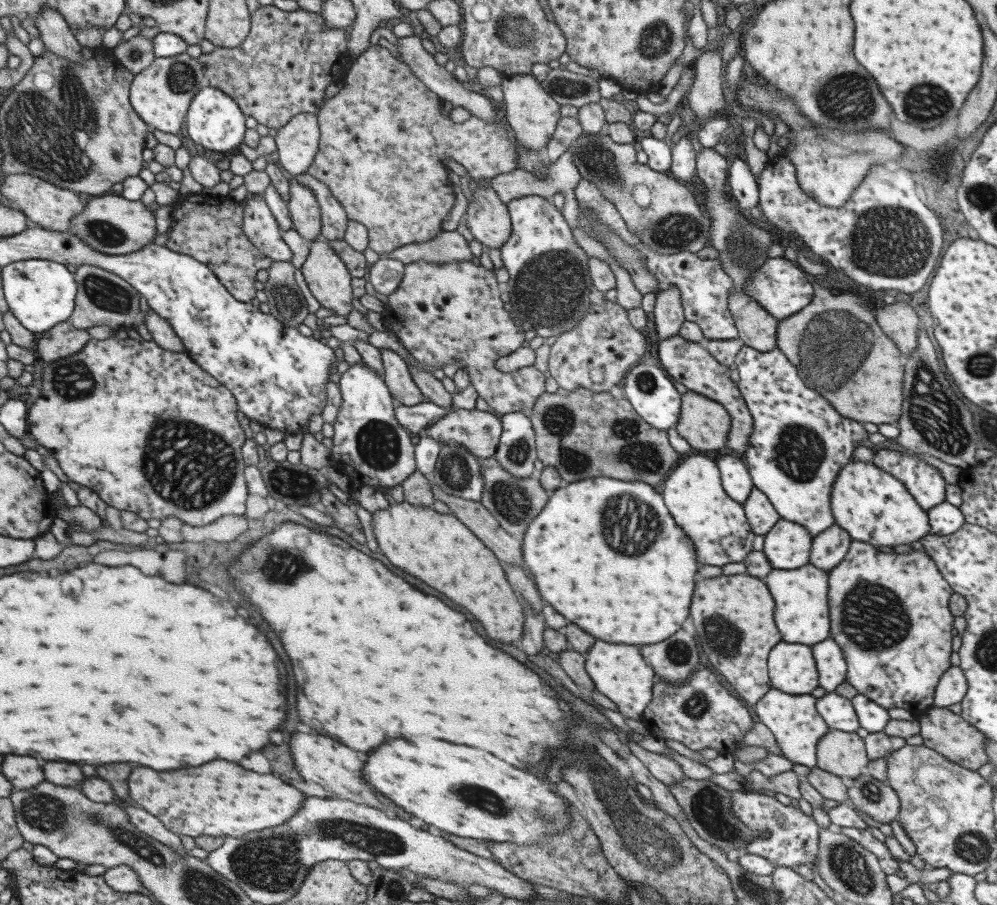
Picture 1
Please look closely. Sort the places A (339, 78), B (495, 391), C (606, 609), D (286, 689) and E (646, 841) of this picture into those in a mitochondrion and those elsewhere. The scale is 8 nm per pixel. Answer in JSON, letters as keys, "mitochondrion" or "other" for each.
{"A":"other","B":"other","C":"other","D":"other","E":"mitochondrion"}

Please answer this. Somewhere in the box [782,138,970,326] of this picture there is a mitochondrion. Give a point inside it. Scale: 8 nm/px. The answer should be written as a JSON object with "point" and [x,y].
{"point":[884,244]}

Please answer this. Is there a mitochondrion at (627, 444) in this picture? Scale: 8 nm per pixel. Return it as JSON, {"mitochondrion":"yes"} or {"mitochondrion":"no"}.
{"mitochondrion":"yes"}

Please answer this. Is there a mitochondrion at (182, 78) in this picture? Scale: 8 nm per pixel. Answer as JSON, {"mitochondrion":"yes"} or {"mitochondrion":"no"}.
{"mitochondrion":"yes"}

